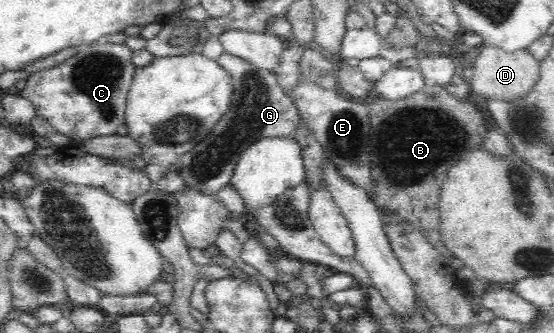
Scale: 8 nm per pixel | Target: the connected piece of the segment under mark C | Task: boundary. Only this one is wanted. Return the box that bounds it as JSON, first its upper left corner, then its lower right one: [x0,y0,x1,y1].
[19,40,137,140]

